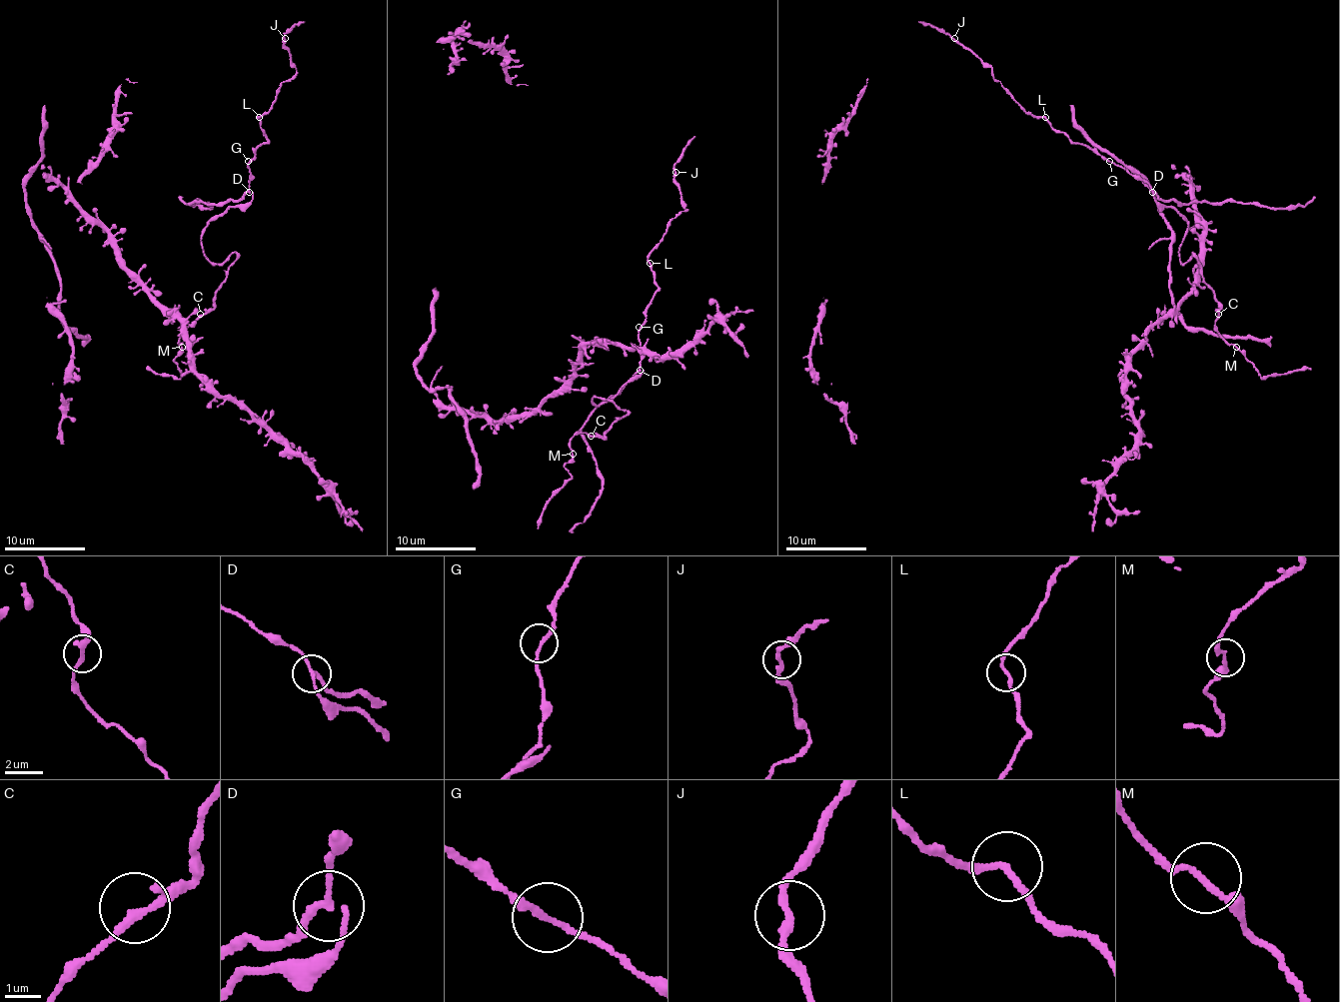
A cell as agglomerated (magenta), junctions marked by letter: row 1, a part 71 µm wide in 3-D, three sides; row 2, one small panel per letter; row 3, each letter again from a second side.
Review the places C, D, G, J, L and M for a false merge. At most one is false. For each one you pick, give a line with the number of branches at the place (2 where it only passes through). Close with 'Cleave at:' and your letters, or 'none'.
D: branches 3
Cleave at: D

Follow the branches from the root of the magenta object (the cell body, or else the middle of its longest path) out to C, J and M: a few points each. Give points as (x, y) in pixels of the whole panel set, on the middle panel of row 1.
C: (641, 327), (641, 366), (635, 376), (599, 406), (593, 398), (611, 400), (627, 412), (603, 436), (591, 436)
J: (641, 327), (645, 309), (658, 289), (648, 255), (662, 241), (668, 225), (687, 208), (681, 200), (675, 172)
M: (641, 327), (635, 376), (599, 406), (593, 398), (627, 412), (603, 436), (579, 432), (571, 440), (573, 454)

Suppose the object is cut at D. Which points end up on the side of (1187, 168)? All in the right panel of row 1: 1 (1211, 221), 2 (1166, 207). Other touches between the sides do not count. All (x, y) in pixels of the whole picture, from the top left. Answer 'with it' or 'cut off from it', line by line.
1: with it
2: with it

